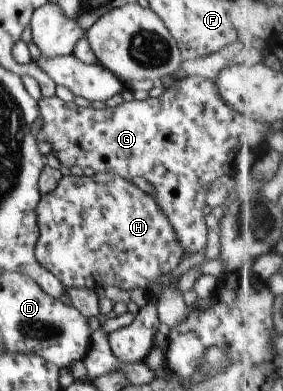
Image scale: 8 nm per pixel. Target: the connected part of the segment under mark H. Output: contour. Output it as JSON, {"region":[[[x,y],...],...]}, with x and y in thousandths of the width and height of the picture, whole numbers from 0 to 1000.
{"region":[[[392,437],[375,442],[336,442],[329,453],[307,450],[261,450],[254,445],[219,450],[205,478],[170,494],[170,499],[145,499],[141,519],[127,529],[127,555],[134,555],[134,586],[141,586],[141,606],[127,619],[120,647],[134,673],[166,688],[180,701],[198,708],[198,716],[223,734],[276,737],[276,739],[329,739],[336,734],[371,737],[382,729],[403,729],[442,744],[466,744],[470,739],[498,739],[509,752],[537,754],[537,731],[562,719],[572,706],[611,698],[615,688],[629,683],[647,665],[654,645],[643,627],[629,621],[629,606],[601,575],[601,565],[587,560],[587,545],[572,545],[572,535],[558,529],[558,519],[544,514],[537,499],[491,483],[459,460],[435,453],[410,450]]]}

